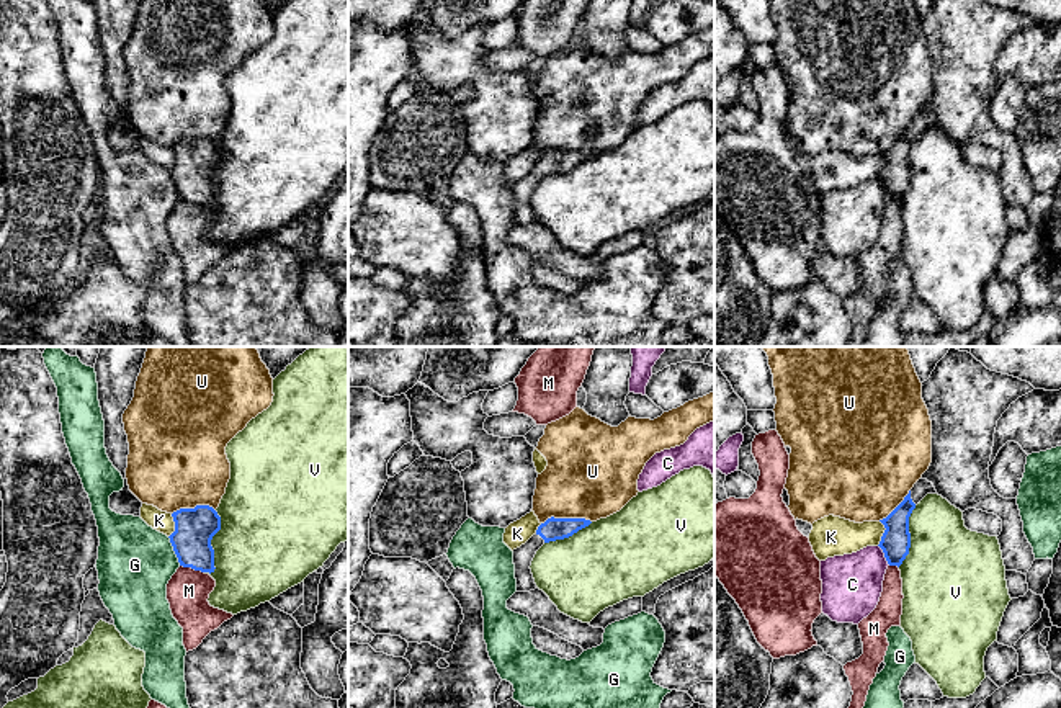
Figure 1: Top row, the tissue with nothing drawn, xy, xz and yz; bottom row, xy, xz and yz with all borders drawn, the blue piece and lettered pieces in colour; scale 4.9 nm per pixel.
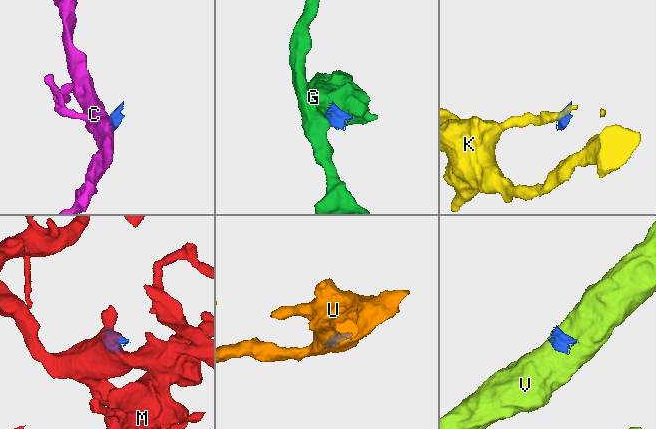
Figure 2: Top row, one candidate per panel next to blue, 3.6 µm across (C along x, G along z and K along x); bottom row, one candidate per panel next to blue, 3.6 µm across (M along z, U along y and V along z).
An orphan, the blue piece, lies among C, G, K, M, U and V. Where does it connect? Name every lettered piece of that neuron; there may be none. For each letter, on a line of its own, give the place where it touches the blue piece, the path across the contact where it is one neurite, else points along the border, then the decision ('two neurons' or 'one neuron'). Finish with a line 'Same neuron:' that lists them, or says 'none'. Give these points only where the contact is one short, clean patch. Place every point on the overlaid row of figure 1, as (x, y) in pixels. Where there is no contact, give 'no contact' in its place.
C: contact yz (885, 555); border yz (878, 545), (890, 564); two neurons
G: contact xy (174, 550); border xy (167, 537), (180, 564); two neurons
K: contact yz (883, 533); border yz (880, 520), (885, 532), (877, 545); two neurons
M: contact xy (192, 568); border xy (180, 564), (203, 573); two neurons
U: contact xz (566, 519); two neurons
V: contact xy (210, 543); two neurons
Same neuron: none

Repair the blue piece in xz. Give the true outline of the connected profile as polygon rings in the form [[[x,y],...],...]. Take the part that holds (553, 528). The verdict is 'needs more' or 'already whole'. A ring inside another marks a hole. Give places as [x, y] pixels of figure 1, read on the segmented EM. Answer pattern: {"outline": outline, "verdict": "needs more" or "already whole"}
{"outline": [[[548,518],[536,533],[520,548],[513,549],[517,592],[530,592],[538,589],[531,574],[531,561],[536,551],[549,541],[564,540],[589,527],[592,522],[585,518]]], "verdict": "needs more"}

